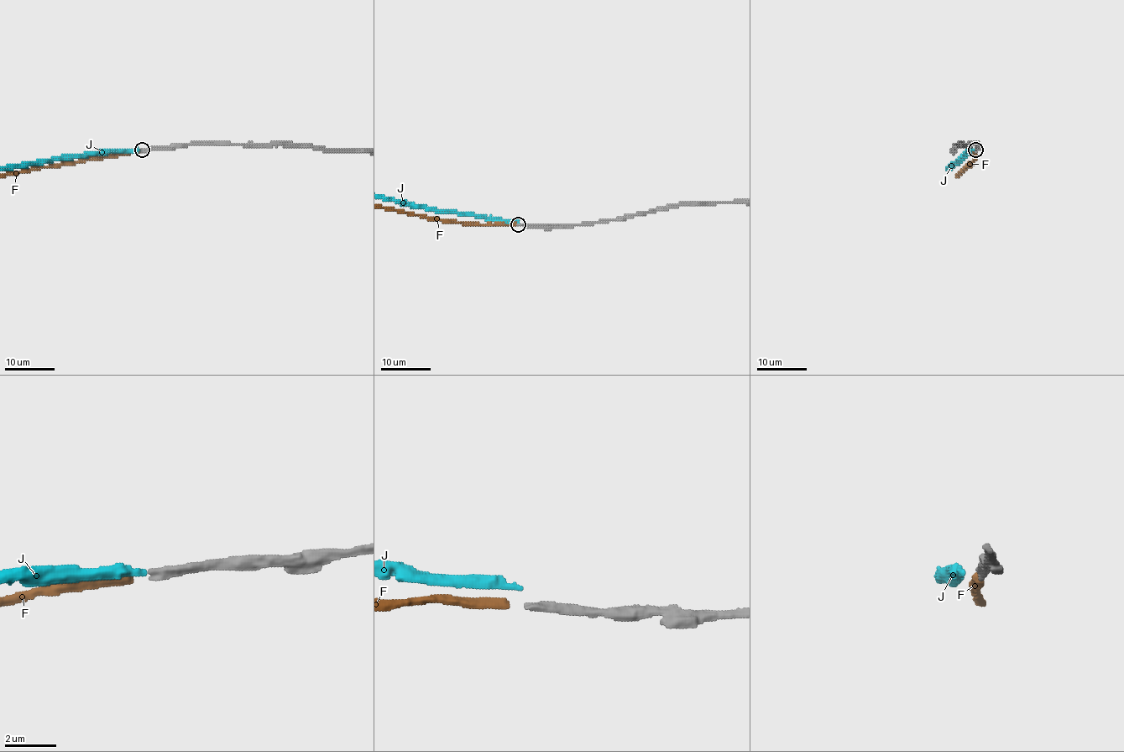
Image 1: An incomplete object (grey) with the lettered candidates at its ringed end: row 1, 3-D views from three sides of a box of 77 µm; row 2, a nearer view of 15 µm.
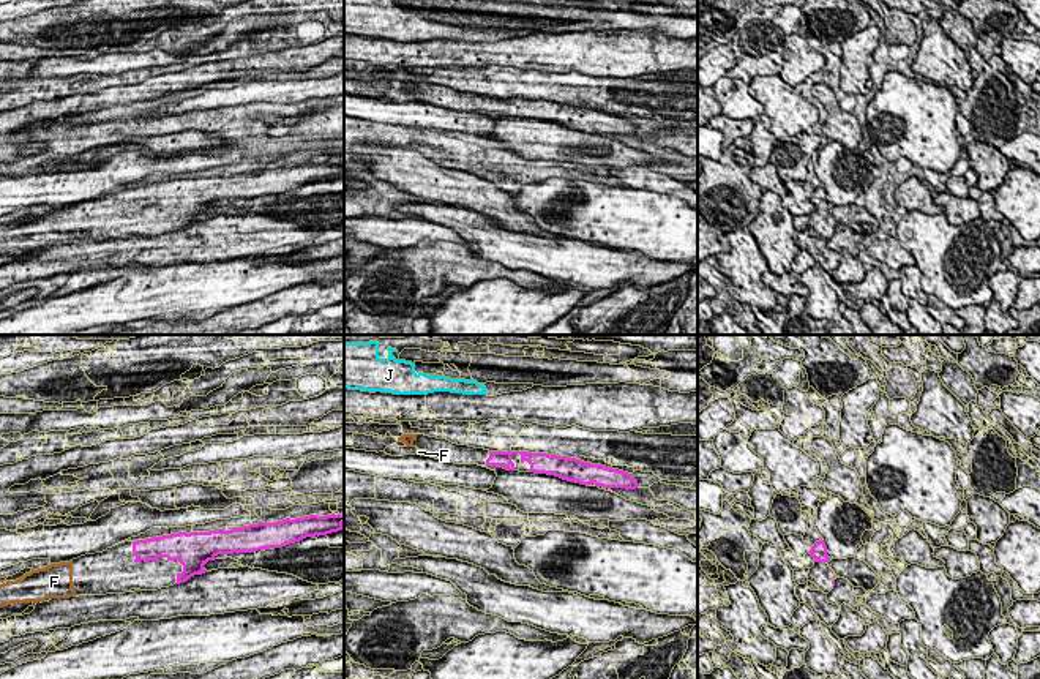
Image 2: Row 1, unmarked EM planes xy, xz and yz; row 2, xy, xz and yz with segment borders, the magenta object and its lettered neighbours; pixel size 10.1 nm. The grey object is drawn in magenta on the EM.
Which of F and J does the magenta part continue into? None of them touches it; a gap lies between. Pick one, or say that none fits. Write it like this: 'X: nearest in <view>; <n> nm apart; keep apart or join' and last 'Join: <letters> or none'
F: nearest in xz; 650 nm apart; join
J: nearest in xz; 600 nm apart; keep apart
Join: F

